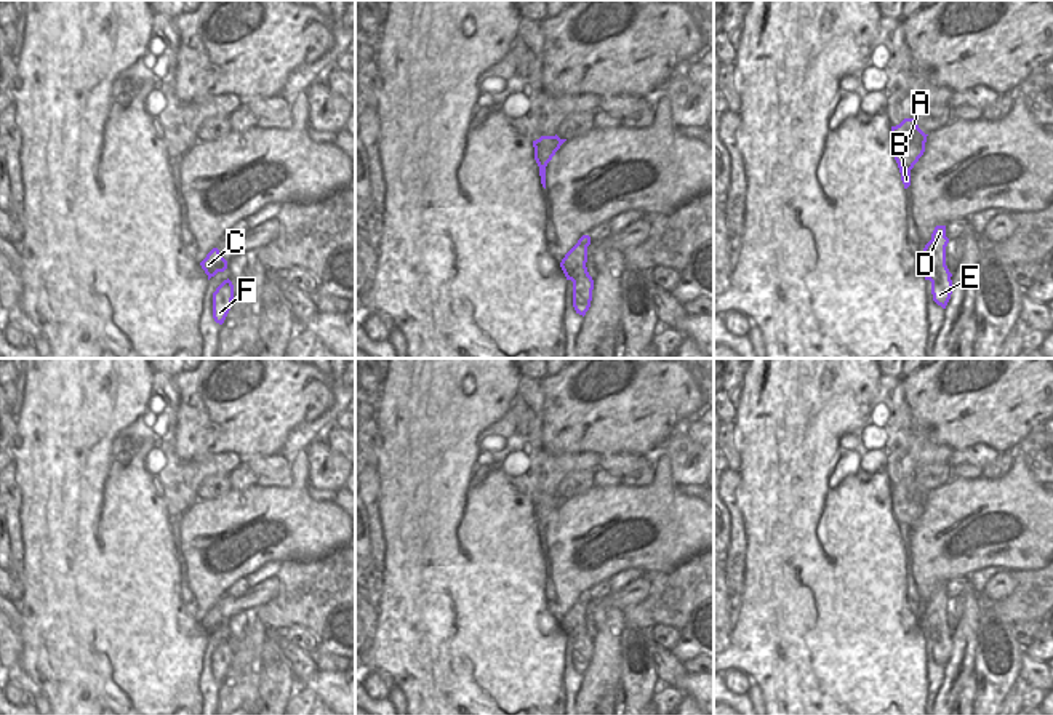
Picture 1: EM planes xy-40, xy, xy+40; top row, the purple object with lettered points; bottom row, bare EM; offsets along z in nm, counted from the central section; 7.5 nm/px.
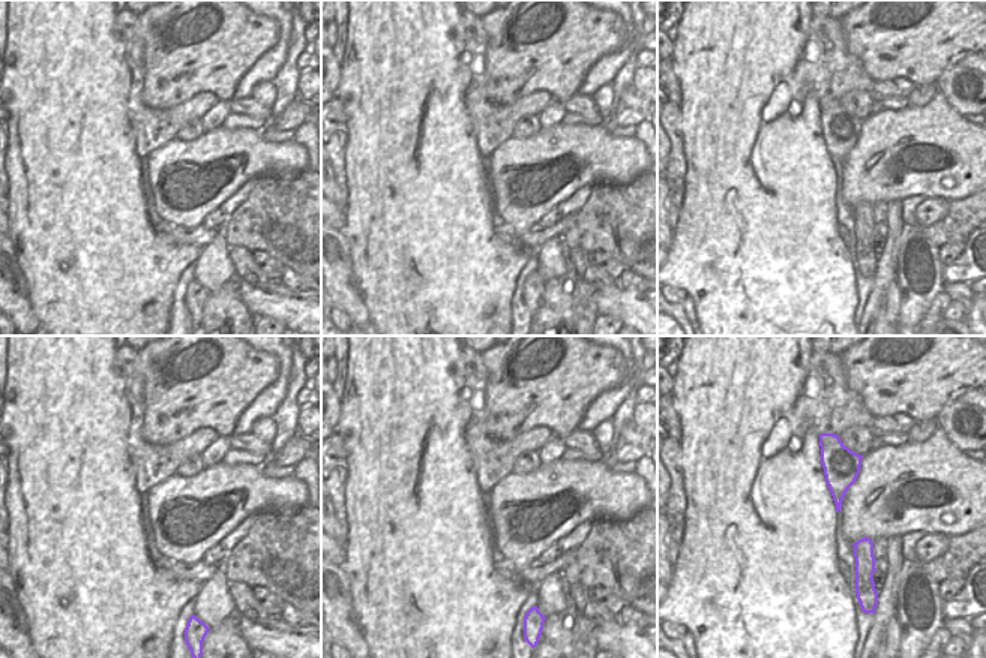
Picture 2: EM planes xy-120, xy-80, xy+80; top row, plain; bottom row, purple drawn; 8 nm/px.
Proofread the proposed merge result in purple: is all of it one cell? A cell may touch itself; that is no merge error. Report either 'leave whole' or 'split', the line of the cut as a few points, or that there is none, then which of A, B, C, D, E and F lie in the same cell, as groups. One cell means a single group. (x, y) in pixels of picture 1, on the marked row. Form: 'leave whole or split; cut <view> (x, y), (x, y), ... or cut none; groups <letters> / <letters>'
leave whole; cut none; groups A B C D E F

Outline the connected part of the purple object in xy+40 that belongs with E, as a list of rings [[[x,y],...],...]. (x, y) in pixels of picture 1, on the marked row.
[[[936,226],[931,240],[923,248],[923,256],[919,261],[925,280],[931,282],[933,301],[943,309],[946,309],[952,294],[952,274],[946,266],[947,243],[946,226]]]

